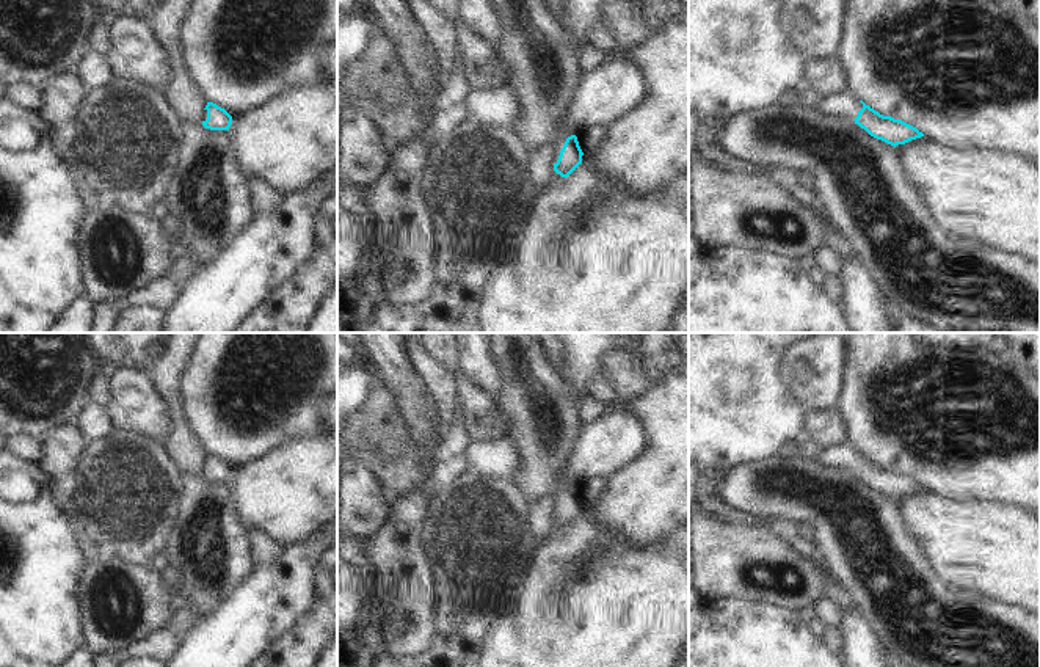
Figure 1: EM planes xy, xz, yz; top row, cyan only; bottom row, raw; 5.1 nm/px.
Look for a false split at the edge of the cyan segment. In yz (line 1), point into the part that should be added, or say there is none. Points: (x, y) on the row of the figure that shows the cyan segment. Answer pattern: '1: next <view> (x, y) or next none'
1: next yz (846, 102)

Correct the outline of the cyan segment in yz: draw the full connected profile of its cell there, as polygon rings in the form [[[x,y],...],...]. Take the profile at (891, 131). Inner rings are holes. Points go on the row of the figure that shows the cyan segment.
[[[849,88],[838,94],[824,96],[816,107],[830,115],[842,115],[852,118],[855,124],[864,129],[871,137],[882,140],[891,146],[905,144],[911,140],[924,137],[916,127],[883,116],[863,100],[860,100]]]

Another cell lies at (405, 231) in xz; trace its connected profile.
[[[430,124],[413,141],[395,148],[386,173],[375,185],[362,191],[365,207],[375,218],[381,245],[381,276],[386,286],[384,303],[417,304],[435,286],[435,229],[420,196],[420,180],[430,144],[435,140]]]

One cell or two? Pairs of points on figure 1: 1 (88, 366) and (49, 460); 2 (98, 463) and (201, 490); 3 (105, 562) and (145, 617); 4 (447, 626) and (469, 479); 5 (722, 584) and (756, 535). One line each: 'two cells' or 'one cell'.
1: two cells
2: two cells
3: one cell
4: one cell
5: one cell

